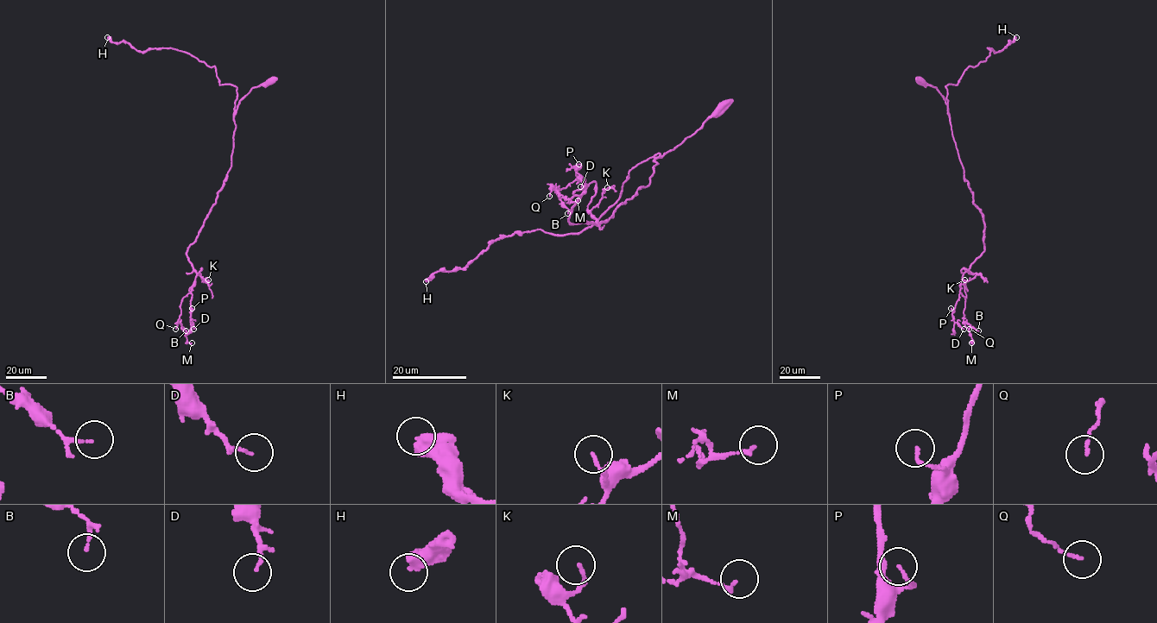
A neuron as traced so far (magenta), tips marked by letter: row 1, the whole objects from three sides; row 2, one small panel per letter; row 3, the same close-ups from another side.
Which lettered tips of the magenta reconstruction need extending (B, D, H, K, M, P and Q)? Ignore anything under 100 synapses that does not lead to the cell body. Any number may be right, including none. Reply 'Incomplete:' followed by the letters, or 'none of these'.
Incomplete: none of these

